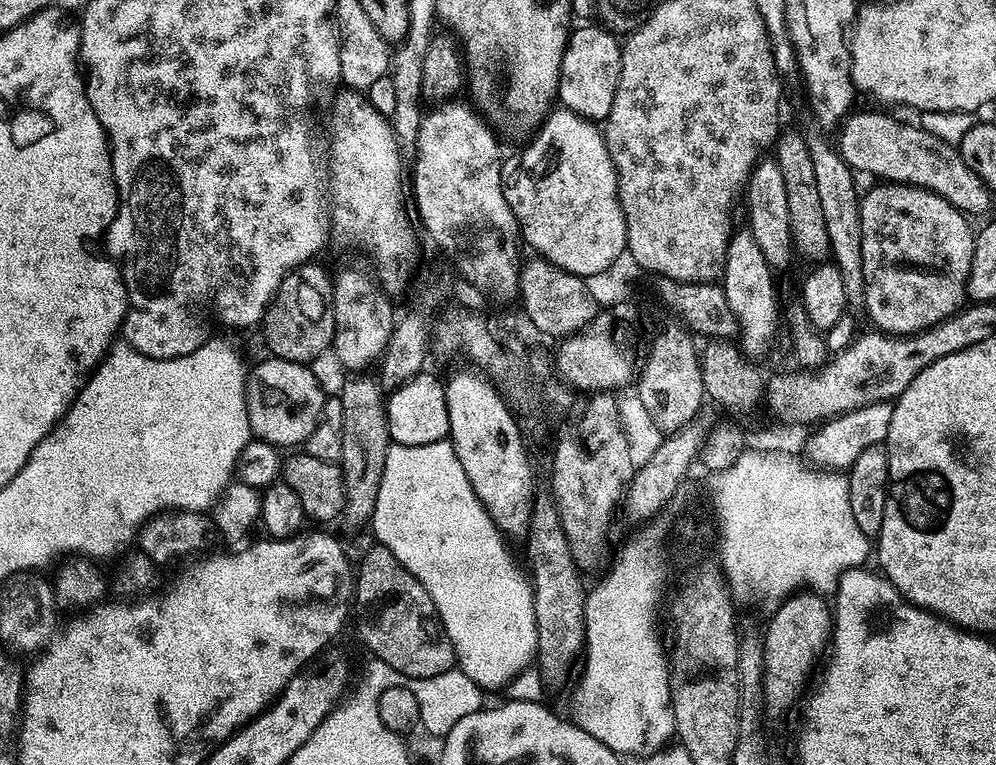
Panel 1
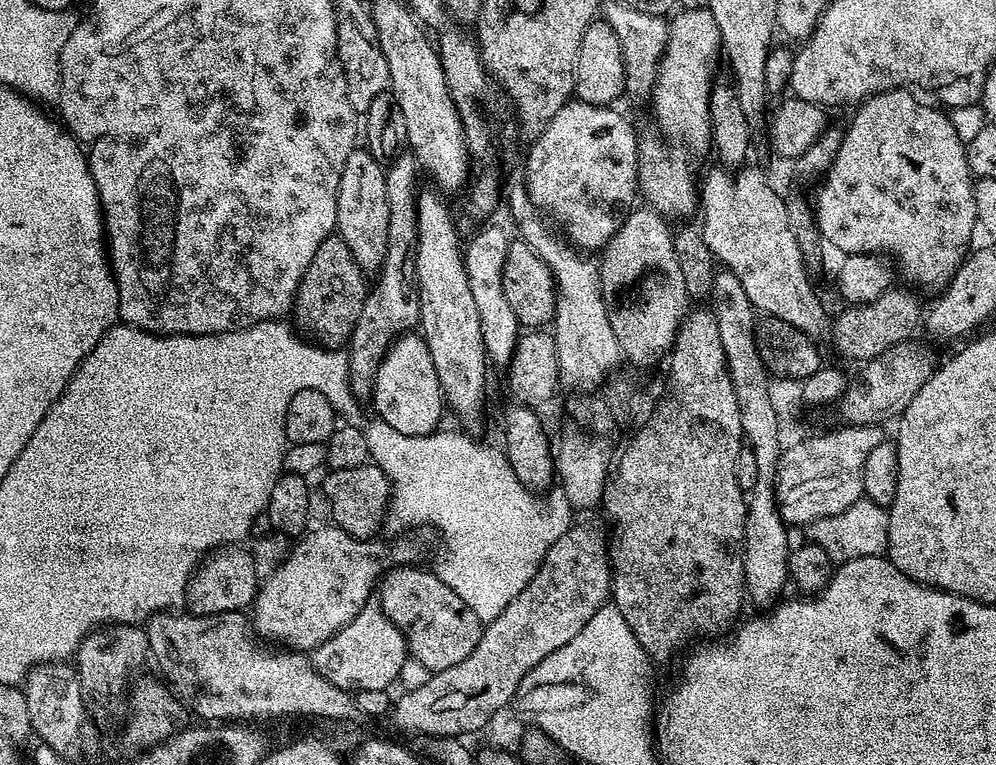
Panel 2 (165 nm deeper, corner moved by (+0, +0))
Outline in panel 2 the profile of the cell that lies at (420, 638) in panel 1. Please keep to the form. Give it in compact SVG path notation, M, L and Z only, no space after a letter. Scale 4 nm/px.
M392 566L383 573L378 584L378 603L380 609L394 622L394 626L400 628L400 633L404 636L404 641L408 644L408 651L411 659L417 660L422 667L428 668L429 673L441 672L450 666L458 666L462 658L466 658L478 646L480 633L482 631L482 621L446 582L435 571L427 572L421 566Z

